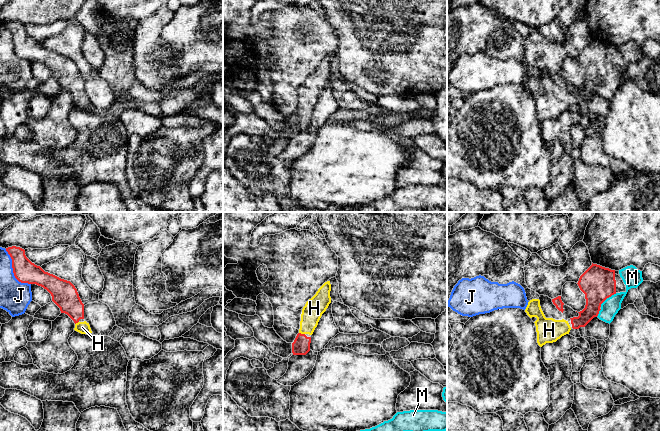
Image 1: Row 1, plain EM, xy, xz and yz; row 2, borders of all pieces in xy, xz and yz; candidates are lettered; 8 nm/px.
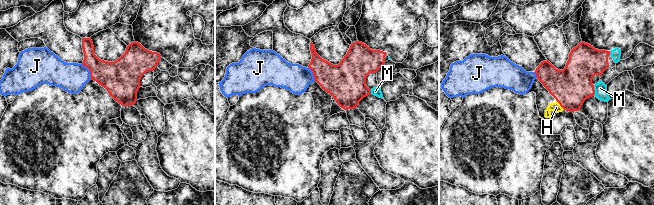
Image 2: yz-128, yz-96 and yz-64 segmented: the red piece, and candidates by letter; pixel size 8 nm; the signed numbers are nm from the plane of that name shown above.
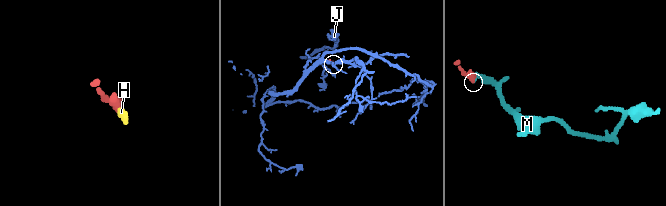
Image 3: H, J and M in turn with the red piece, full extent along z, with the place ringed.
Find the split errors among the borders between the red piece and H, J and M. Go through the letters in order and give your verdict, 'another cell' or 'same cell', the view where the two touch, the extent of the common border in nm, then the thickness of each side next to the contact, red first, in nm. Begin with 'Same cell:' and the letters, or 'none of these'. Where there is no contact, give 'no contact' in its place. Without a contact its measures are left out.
Same cell: H, M
H: same cell | xz | 50 nm | 140/160 nm
J: another cell | xy | 360 nm | 180/240 nm
M: same cell | yz | 170 nm | 280/150 nm

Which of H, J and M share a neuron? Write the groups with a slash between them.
H M / J

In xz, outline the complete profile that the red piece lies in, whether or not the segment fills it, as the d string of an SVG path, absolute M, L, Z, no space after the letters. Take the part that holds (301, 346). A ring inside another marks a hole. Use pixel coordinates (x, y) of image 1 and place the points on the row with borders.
M327 281L303 307L299 333L292 343L293 355L306 355L310 351L310 336L317 327L322 314L331 303L330 291L331 284L330 281Z

